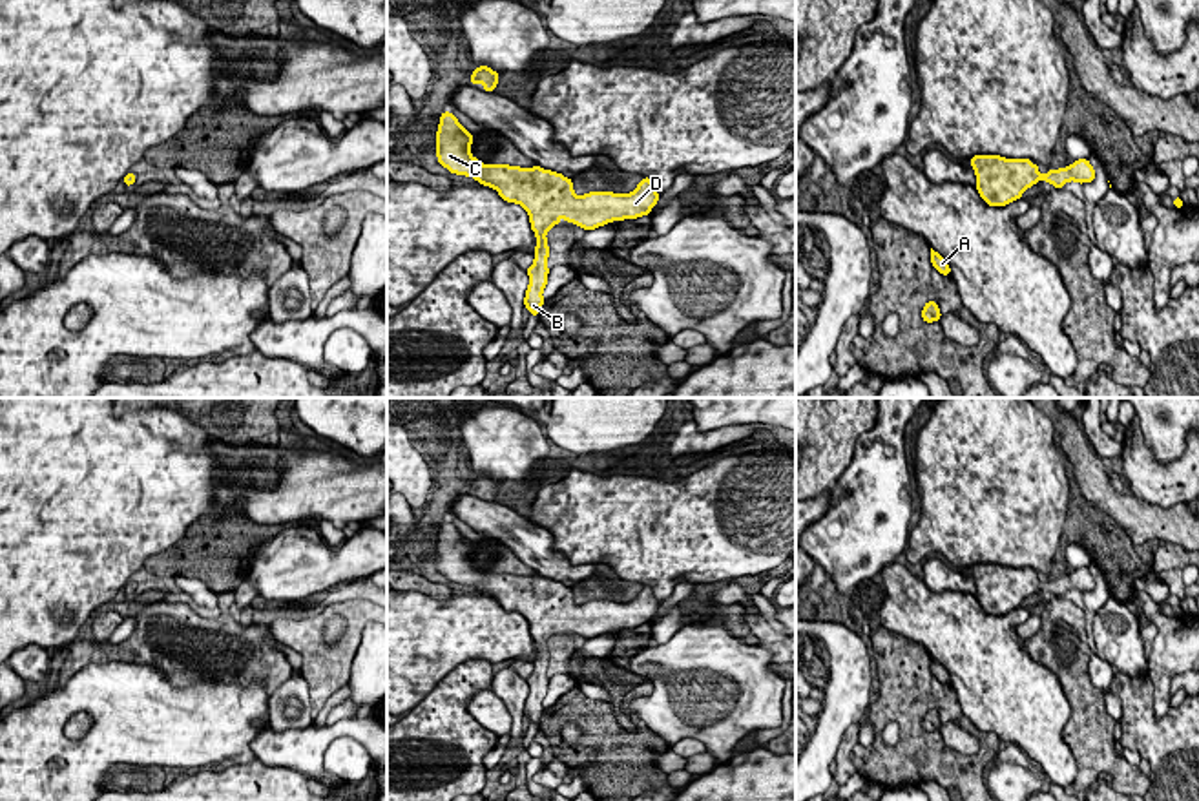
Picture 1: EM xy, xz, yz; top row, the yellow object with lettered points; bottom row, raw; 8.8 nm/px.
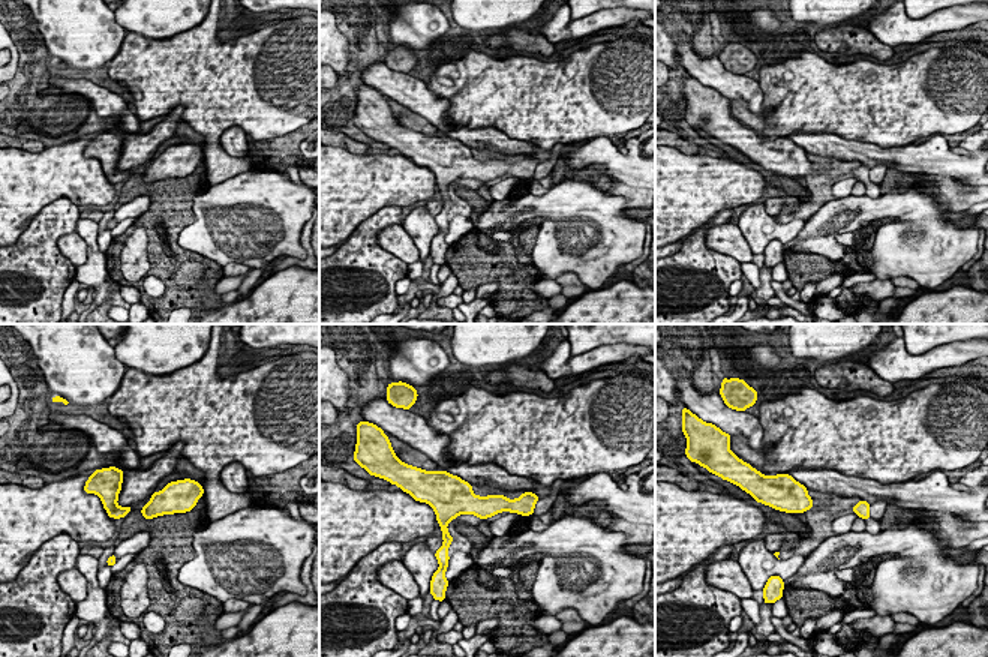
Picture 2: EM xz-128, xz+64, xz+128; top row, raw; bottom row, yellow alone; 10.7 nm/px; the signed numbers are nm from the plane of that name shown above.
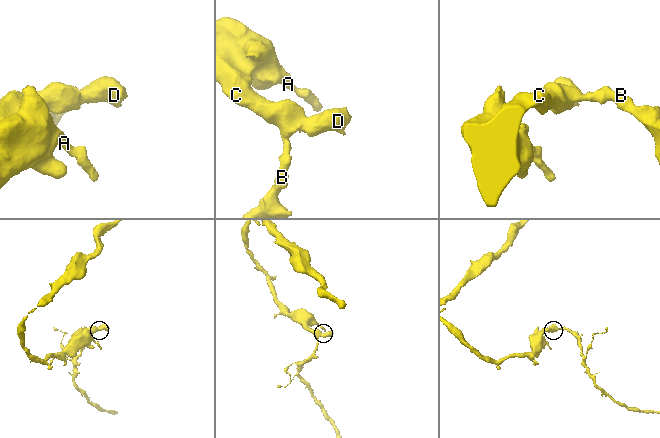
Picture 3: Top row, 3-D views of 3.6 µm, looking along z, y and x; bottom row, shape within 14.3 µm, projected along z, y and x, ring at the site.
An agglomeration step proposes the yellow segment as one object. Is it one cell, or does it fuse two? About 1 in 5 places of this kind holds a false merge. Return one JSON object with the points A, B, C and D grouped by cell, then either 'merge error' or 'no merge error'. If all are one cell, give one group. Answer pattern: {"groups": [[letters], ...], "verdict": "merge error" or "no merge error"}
{"groups": [["A", "B", "C", "D"]], "verdict": "no merge error"}

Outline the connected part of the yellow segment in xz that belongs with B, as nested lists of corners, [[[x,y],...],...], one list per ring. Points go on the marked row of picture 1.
[[[447,109],[440,115],[436,131],[438,162],[451,173],[473,177],[482,186],[495,188],[507,203],[520,204],[529,213],[537,235],[535,261],[526,270],[529,286],[524,307],[538,316],[544,305],[542,292],[547,285],[549,246],[546,234],[558,224],[573,223],[595,230],[613,221],[648,215],[659,201],[650,177],[644,177],[631,193],[589,192],[577,195],[573,181],[540,166],[520,168],[509,164],[482,164],[471,155],[473,135]]]

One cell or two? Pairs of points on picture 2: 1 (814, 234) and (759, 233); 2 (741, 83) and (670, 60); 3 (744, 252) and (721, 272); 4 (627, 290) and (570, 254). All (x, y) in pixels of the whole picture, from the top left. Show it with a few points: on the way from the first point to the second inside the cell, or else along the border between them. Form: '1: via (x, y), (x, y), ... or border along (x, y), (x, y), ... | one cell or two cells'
1: border along (805, 221), (804, 227), (784, 245) | two cells
2: border along (672, 33), (679, 62) | two cells
3: border along (705, 240), (709, 248), (724, 252), (739, 263) | two cells
4: border along (601, 287), (588, 290) | two cells

